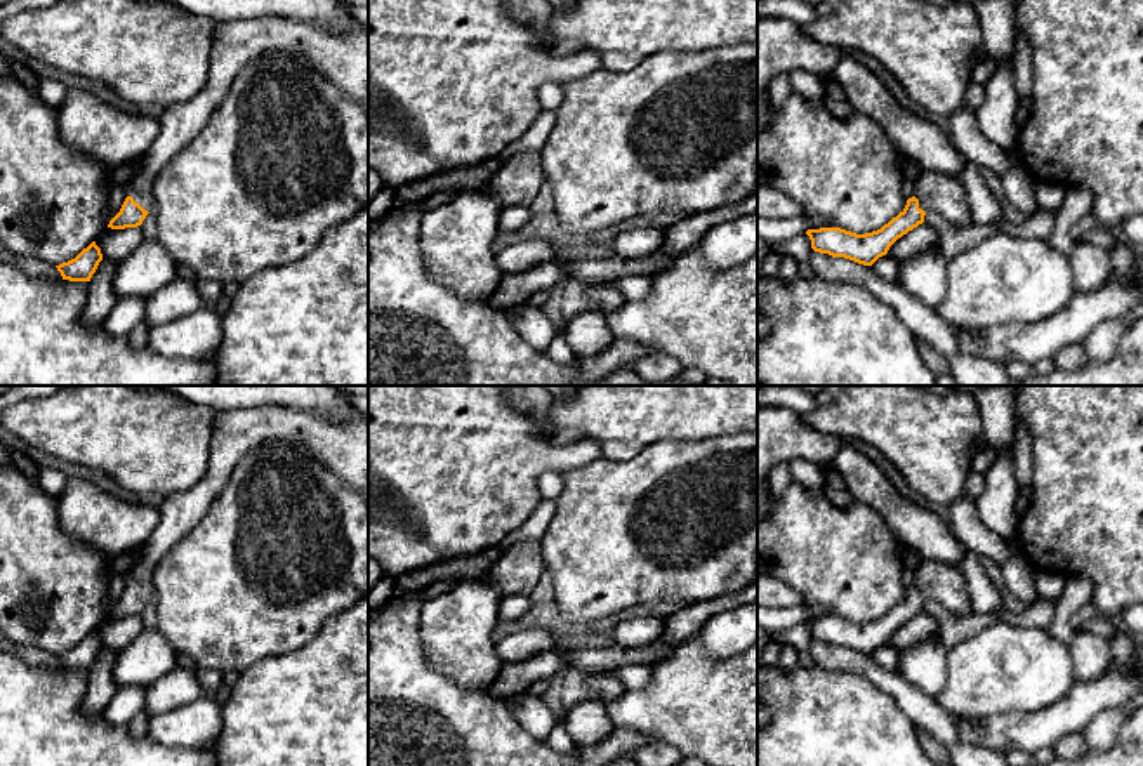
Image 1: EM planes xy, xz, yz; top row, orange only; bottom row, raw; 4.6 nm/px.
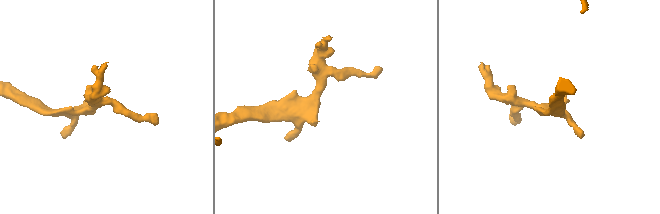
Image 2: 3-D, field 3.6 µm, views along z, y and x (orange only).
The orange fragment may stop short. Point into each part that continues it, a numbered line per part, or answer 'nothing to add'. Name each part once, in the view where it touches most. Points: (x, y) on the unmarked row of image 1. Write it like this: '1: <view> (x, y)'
1: xy (341, 445)

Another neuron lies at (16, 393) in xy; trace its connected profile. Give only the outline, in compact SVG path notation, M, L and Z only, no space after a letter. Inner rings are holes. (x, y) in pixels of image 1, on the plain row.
M10 386L2 396L0 396L0 412L9 408L10 405L36 398L36 396L50 396L56 391L59 391L63 386Z

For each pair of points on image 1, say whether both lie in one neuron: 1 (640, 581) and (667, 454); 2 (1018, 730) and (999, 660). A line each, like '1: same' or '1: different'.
1: same
2: different

